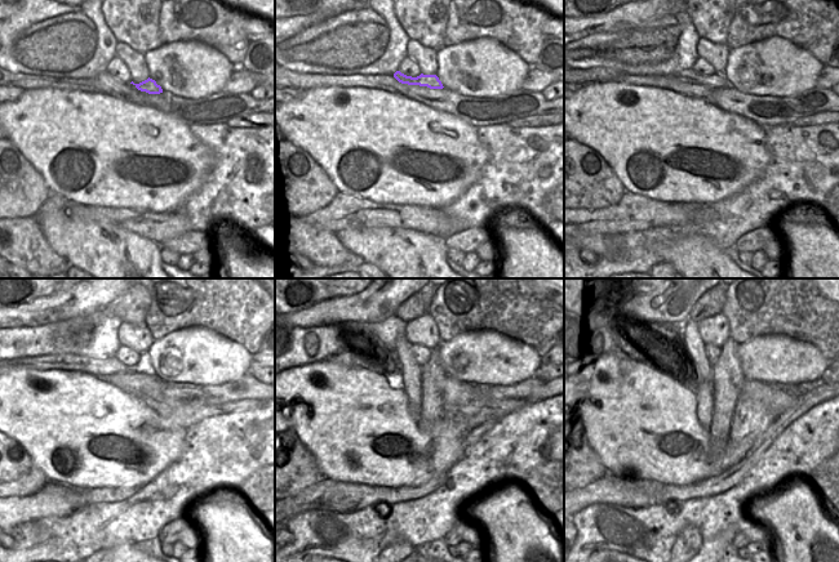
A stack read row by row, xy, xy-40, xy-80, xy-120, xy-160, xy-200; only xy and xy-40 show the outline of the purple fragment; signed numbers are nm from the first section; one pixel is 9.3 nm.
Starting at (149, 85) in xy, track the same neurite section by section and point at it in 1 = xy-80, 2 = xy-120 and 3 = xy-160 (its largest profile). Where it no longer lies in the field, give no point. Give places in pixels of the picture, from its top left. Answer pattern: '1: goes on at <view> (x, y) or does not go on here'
1: goes on at xy-80 (717, 80)
2: goes on at xy-120 (102, 368)
3: goes on at xy-160 (387, 368)

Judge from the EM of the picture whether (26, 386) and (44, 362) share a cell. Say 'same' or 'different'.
different

